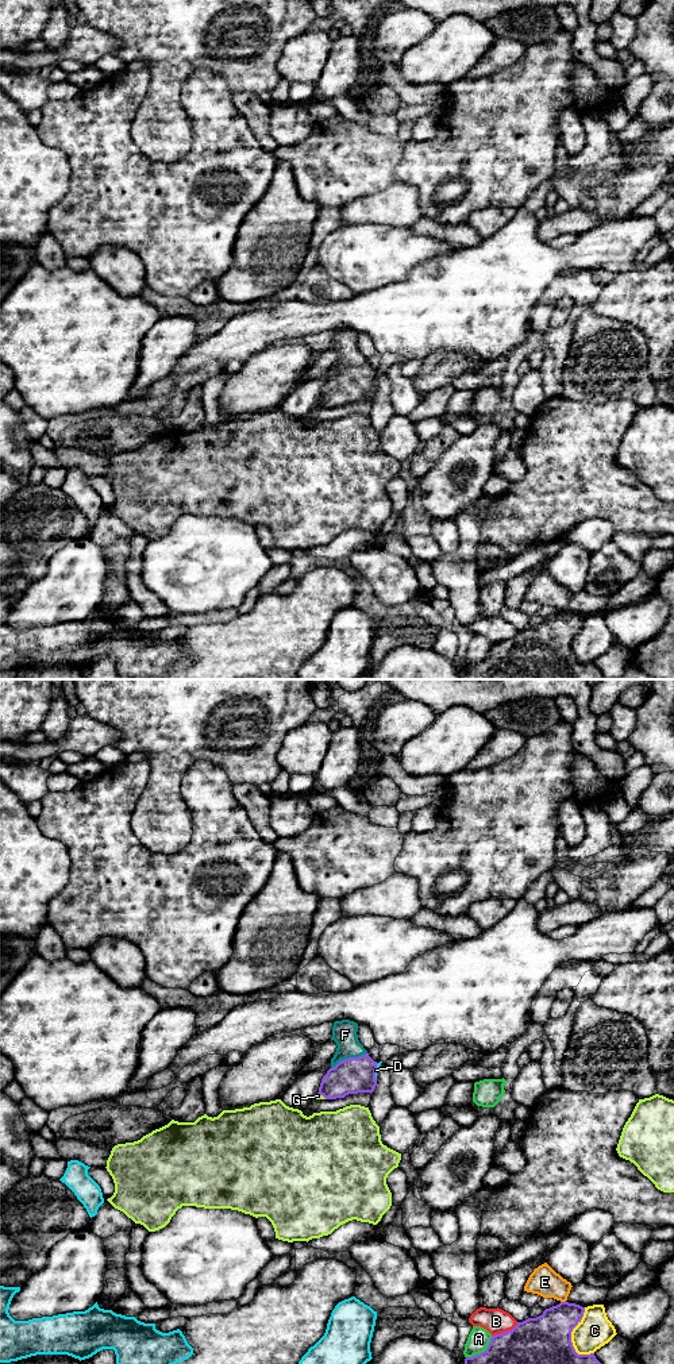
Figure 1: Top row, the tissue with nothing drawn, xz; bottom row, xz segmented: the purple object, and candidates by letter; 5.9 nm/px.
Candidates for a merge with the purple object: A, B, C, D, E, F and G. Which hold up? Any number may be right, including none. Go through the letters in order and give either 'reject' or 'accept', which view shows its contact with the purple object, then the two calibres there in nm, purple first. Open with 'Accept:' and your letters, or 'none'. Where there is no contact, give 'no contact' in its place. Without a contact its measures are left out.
Accept: F
A: reject | xz | 480/130 nm
B: reject | xz | 500/150 nm
C: reject | xz | 440/200 nm
D: reject | xz | 220/20 nm
E: reject | xz | 300/170 nm
F: accept | xz | 220/140 nm
G: reject | xz | 220/30 nm

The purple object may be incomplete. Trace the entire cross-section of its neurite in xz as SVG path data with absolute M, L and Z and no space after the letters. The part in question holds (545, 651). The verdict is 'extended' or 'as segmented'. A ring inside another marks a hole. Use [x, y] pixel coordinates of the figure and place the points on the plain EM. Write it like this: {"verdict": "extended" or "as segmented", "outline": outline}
{"verdict": "as segmented", "outline": "M561 610L542 624L492 644L485 660L465 667L462 679L604 679L594 662L578 663L571 640L585 616Z"}

